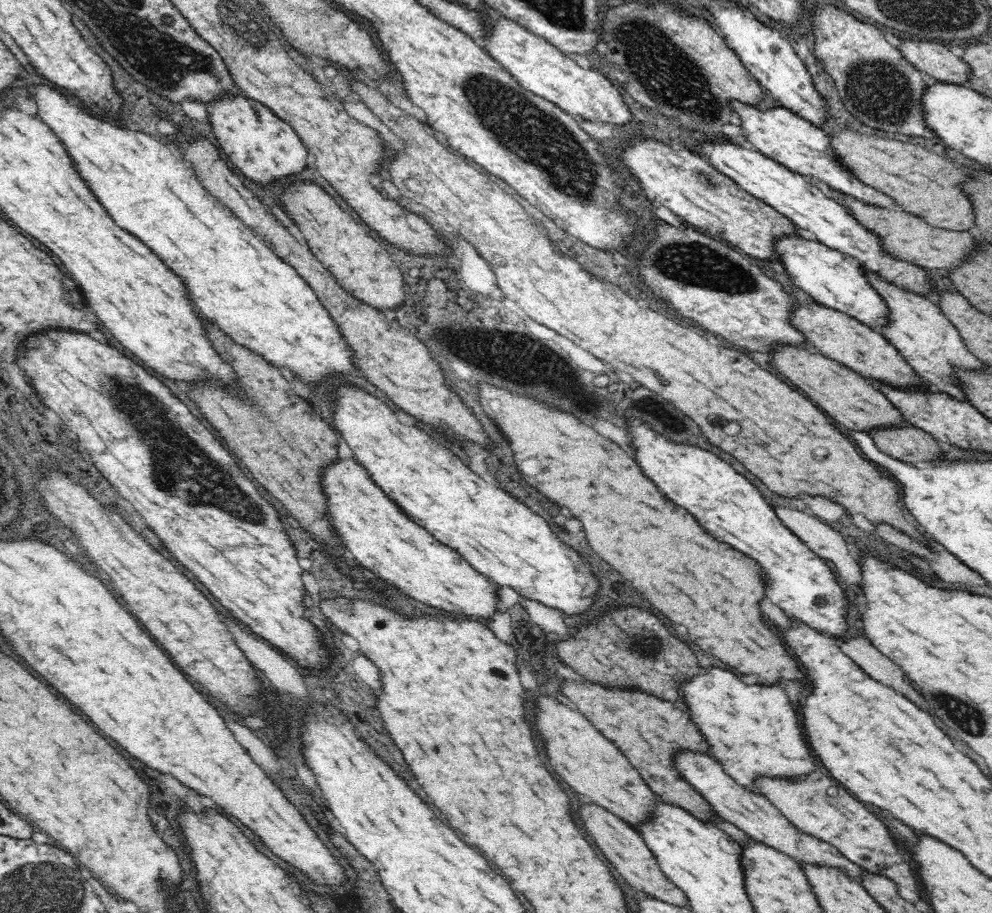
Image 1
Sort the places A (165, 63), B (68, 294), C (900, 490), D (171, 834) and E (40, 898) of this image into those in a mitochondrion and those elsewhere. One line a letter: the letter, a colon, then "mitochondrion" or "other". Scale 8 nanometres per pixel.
A: mitochondrion
B: mitochondrion
C: other
D: other
E: mitochondrion

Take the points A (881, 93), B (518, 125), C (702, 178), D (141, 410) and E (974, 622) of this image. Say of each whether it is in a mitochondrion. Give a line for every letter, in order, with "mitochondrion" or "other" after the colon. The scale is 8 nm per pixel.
A: mitochondrion
B: mitochondrion
C: mitochondrion
D: mitochondrion
E: other

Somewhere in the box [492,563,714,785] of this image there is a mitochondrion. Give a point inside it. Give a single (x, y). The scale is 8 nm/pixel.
(641, 644)

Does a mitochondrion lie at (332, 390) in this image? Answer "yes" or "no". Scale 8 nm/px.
no

